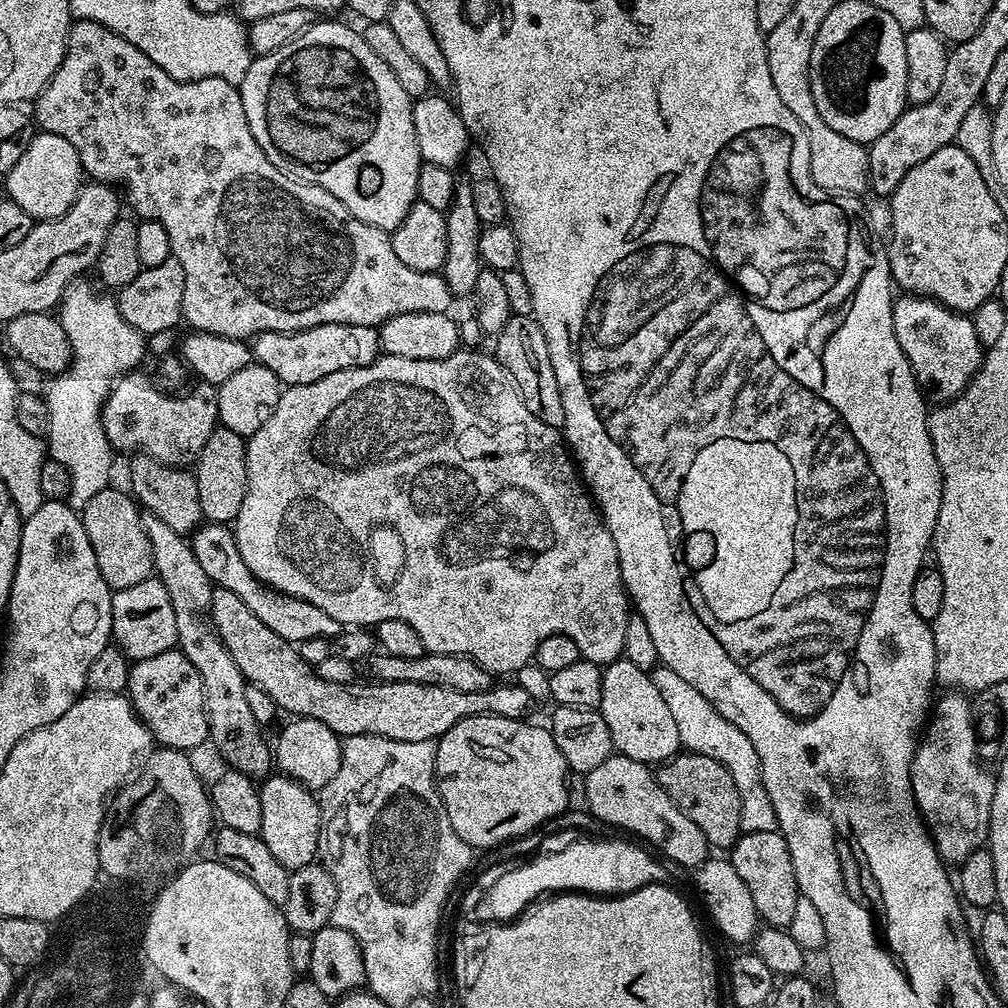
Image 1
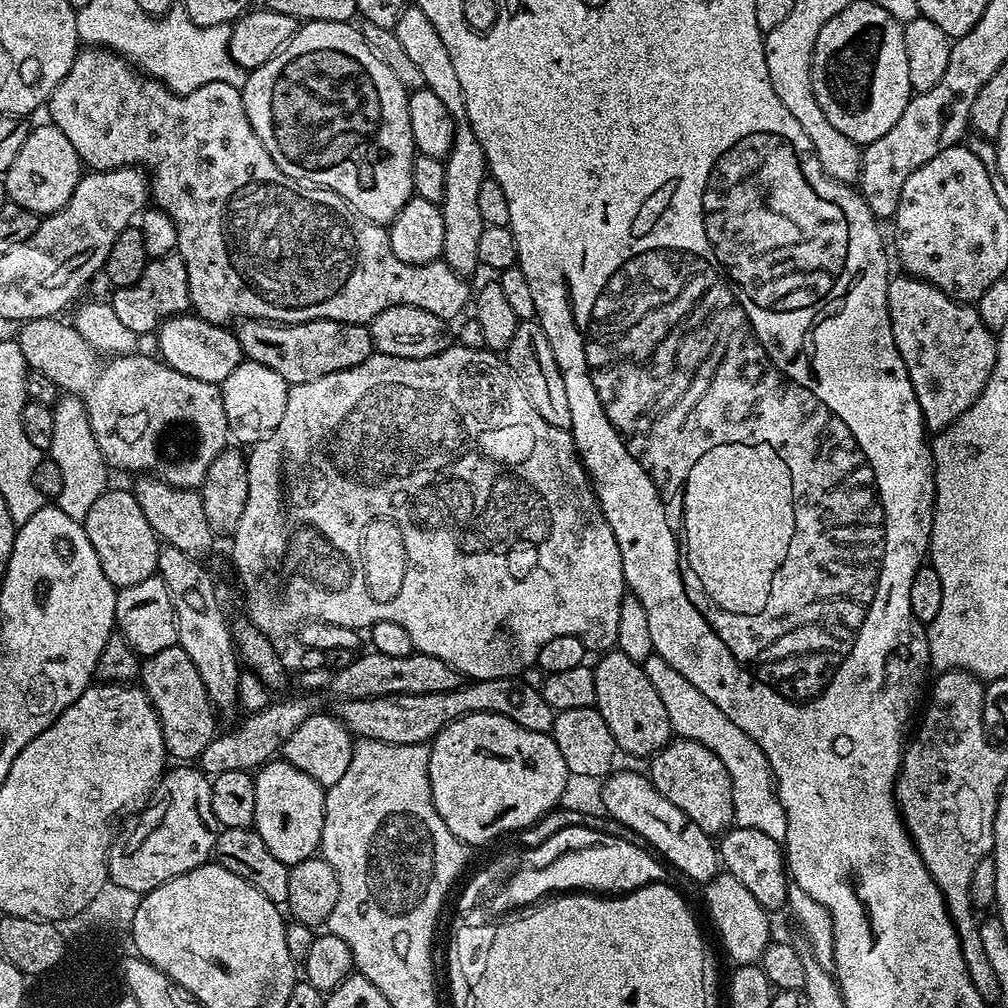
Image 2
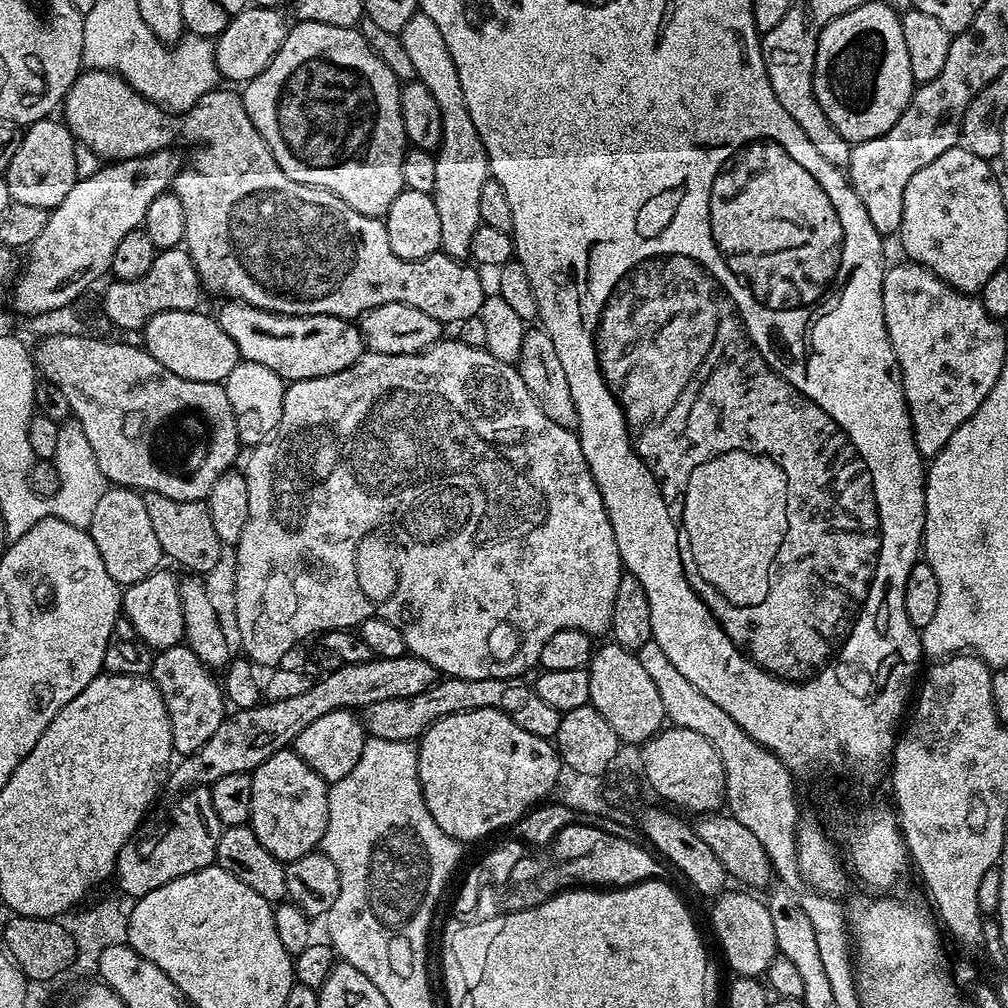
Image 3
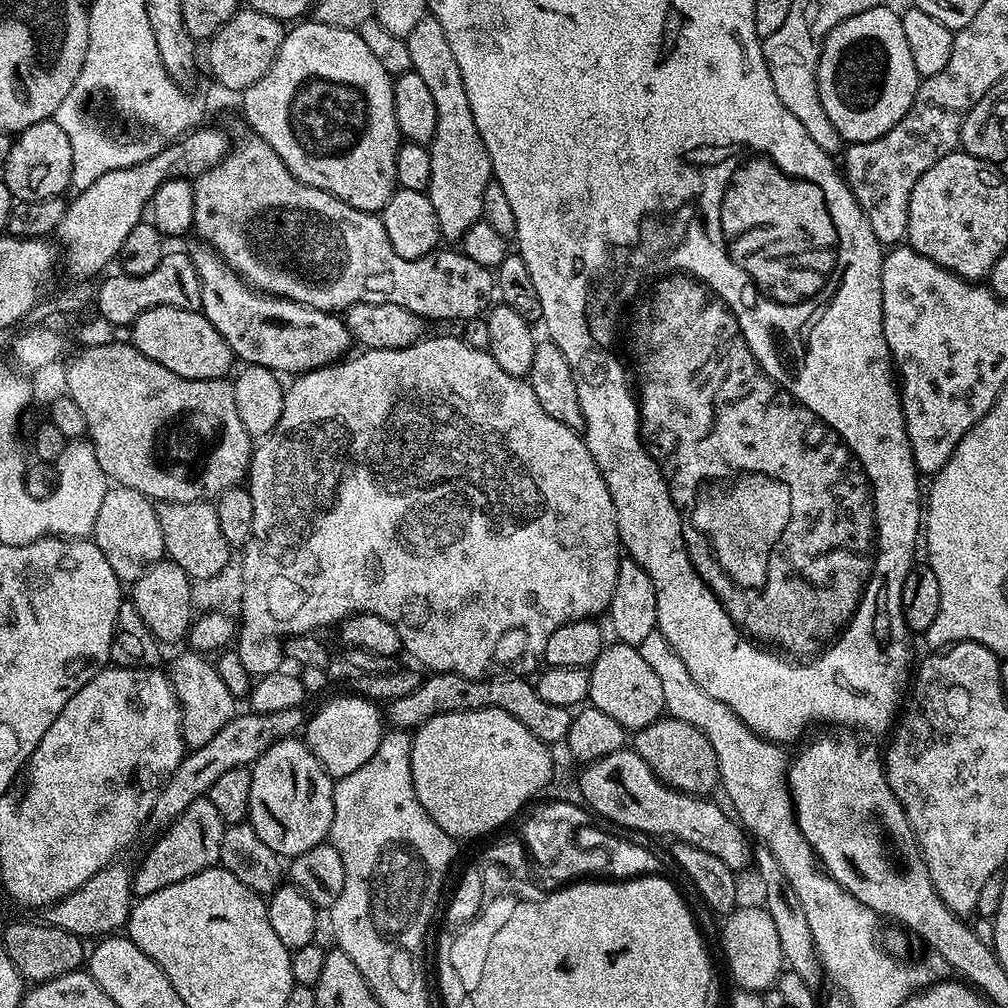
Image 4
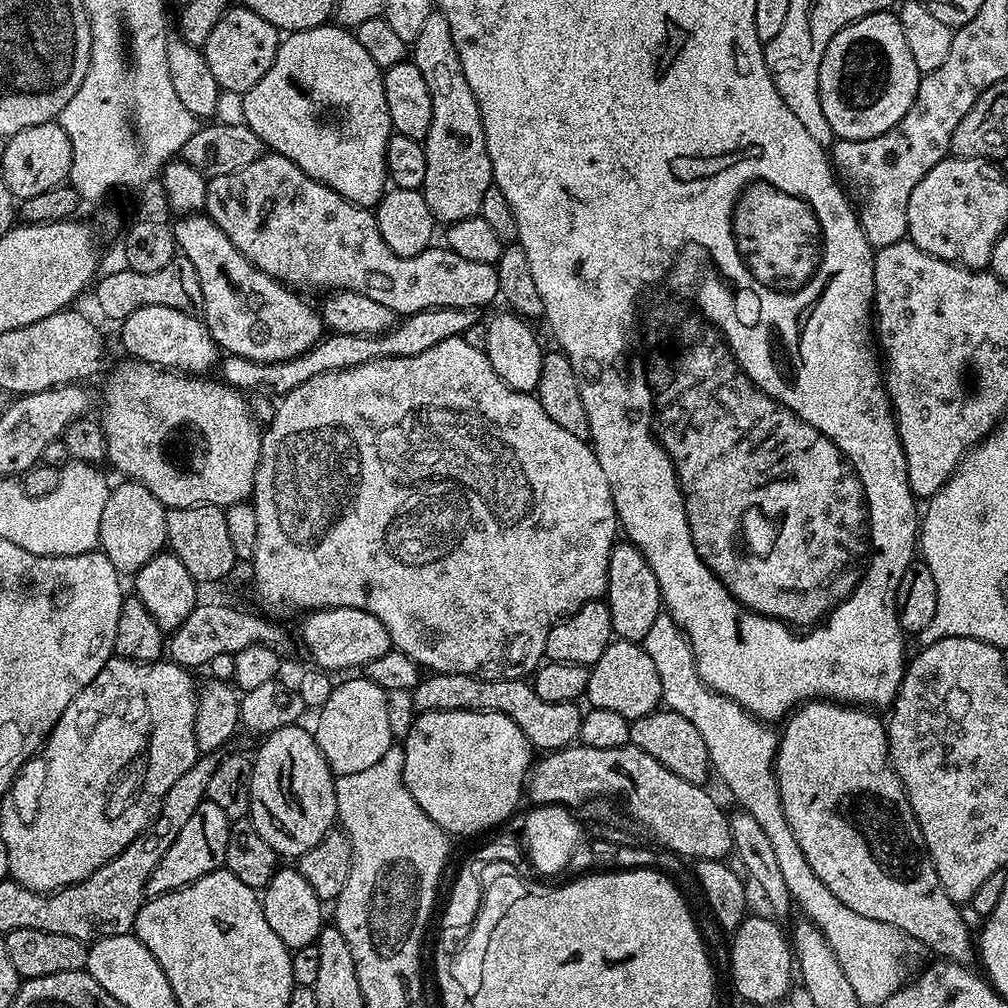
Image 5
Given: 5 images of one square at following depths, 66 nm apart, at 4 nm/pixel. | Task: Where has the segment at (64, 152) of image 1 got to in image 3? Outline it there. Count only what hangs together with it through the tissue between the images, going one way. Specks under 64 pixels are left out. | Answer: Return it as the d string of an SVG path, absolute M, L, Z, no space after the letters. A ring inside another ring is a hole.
M45 118L27 125L18 146L18 154L14 154L6 173L9 197L18 202L26 202L26 206L42 206L49 210L59 206L78 179L77 151L76 137L68 125L59 119Z

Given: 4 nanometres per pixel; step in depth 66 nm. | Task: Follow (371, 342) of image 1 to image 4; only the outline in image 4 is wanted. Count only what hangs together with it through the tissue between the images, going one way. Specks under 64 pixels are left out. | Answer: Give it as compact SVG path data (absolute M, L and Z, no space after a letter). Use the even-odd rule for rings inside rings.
M196 242L190 248L190 255L198 270L202 290L200 311L210 326L214 326L214 330L226 338L237 361L268 368L275 374L303 374L327 369L329 364L343 361L349 355L348 347L353 347L354 341L339 315L293 300L284 300L280 296L257 292L245 284L213 248L203 242Z

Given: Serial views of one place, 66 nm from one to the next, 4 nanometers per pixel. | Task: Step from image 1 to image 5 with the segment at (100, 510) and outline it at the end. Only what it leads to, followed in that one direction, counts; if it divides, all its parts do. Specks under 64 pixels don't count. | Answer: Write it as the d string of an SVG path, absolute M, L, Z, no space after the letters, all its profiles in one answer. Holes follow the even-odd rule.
M125 479L124 484L120 484L111 489L106 498L106 507L102 510L102 522L100 523L99 551L106 554L106 558L113 564L116 571L121 574L134 574L150 562L159 552L165 551L168 535L166 534L166 509L146 486L142 486L137 480Z

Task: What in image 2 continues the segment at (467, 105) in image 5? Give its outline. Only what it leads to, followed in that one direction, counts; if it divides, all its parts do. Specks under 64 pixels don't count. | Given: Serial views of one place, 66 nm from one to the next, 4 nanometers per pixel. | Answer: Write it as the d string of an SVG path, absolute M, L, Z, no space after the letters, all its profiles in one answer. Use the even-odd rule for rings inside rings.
M409 3L407 8L398 14L398 22L395 29L398 42L406 50L406 55L417 64L422 74L422 82L425 88L434 90L446 110L456 119L454 130L454 142L444 160L446 166L446 194L440 203L440 213L444 224L444 241L442 241L442 259L459 276L471 277L475 268L481 267L478 258L478 238L482 238L482 230L485 222L482 214L478 214L478 186L486 179L486 165L484 163L484 151L474 138L474 130L468 124L466 114L466 98L461 84L458 82L458 74L454 70L454 62L450 62L450 54L439 36L438 30L434 30L434 22L426 18L426 14L416 3Z

